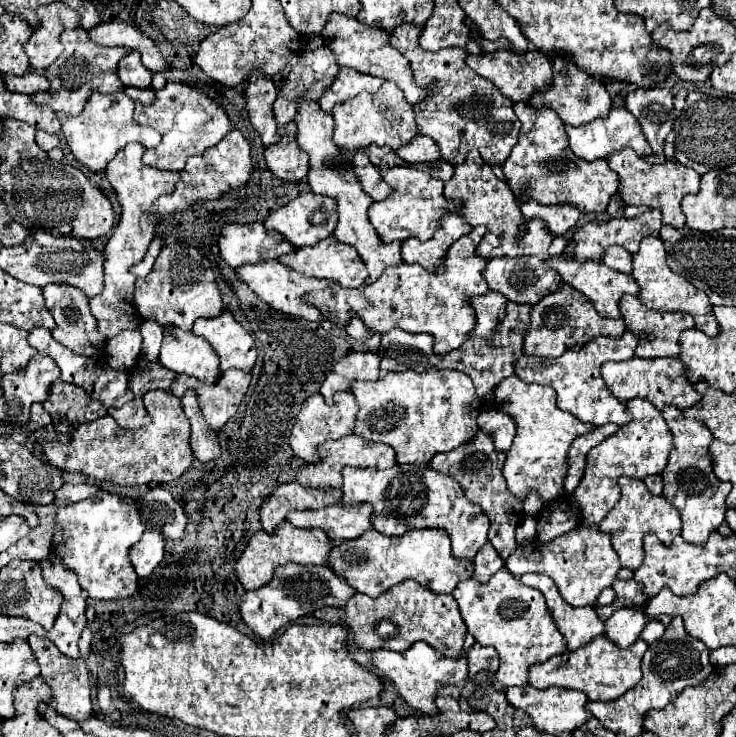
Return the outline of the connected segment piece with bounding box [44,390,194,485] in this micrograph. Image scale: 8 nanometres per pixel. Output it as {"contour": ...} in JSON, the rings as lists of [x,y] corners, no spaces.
{"contour":[[[154,390],[144,396],[144,405],[147,412],[153,417],[152,425],[142,427],[138,431],[122,429],[110,415],[100,417],[96,421],[82,423],[74,437],[68,439],[68,443],[52,441],[44,445],[44,455],[48,457],[50,465],[62,469],[62,471],[78,471],[84,473],[90,479],[108,481],[116,485],[156,485],[156,483],[168,483],[172,479],[178,479],[184,471],[190,469],[194,457],[190,451],[190,423],[182,411],[180,399],[174,397],[171,391]]]}

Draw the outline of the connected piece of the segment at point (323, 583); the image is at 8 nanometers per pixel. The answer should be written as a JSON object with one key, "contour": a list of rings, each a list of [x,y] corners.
{"contour":[[[288,563],[282,567],[276,567],[274,579],[262,587],[248,591],[242,599],[240,613],[246,625],[262,639],[270,639],[274,633],[278,633],[284,625],[296,621],[298,617],[312,615],[320,607],[344,607],[346,601],[356,593],[354,587],[346,583],[340,575],[336,575],[330,567],[318,567],[318,565],[298,565]]]}

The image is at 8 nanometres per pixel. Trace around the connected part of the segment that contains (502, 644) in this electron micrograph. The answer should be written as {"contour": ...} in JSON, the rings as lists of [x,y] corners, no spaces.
{"contour":[[[506,567],[490,577],[488,583],[480,583],[478,579],[470,577],[452,591],[452,597],[458,601],[462,619],[468,631],[480,645],[492,645],[500,653],[500,669],[494,673],[494,687],[514,687],[528,683],[528,669],[534,663],[542,663],[552,655],[562,653],[566,647],[562,635],[550,621],[550,613],[544,601],[544,595],[534,589],[522,585]]]}

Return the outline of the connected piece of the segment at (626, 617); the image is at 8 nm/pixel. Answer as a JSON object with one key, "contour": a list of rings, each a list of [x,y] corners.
{"contour":[[[618,609],[612,613],[612,617],[604,623],[604,635],[620,649],[626,649],[628,645],[632,645],[638,637],[640,631],[646,625],[646,617],[642,611],[634,611],[634,609]]]}

